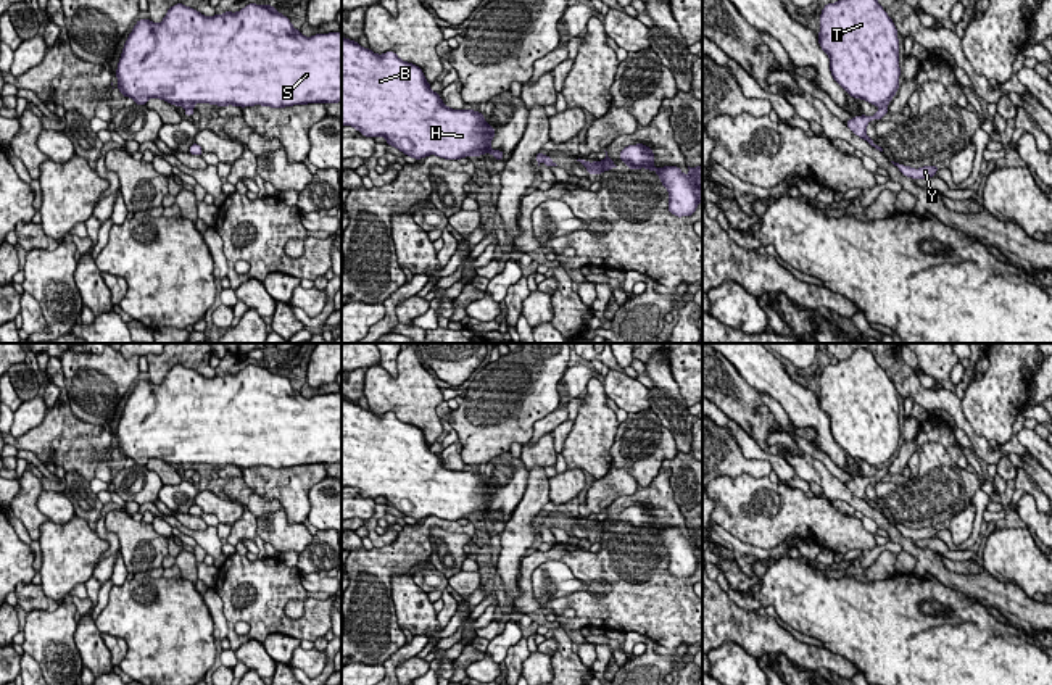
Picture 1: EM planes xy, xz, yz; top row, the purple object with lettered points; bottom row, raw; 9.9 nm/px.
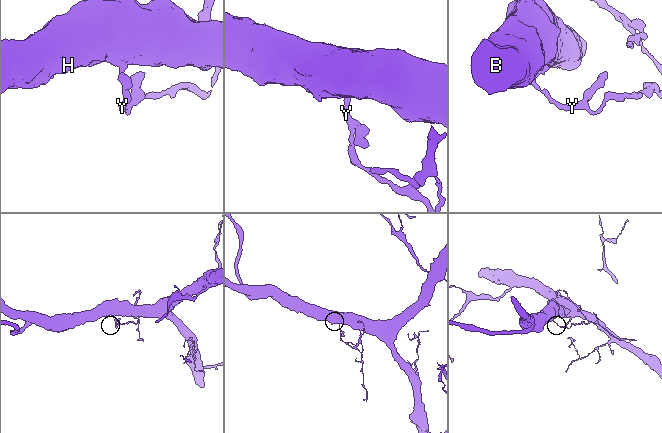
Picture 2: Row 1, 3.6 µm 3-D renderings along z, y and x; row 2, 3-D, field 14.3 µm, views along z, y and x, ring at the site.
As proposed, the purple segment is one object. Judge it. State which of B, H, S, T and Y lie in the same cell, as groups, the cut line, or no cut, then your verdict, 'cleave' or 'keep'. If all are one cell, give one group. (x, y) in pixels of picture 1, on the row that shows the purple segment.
groups B H S T / Y; cut yz (886, 103), (880, 107); cleave

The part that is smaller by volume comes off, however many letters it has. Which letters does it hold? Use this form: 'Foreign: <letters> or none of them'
Foreign: Y

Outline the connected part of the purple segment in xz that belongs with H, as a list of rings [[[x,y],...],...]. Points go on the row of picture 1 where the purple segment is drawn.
[[[342,37],[342,126],[353,126],[366,137],[383,135],[404,155],[420,160],[437,155],[445,160],[491,153],[503,160],[501,150],[491,150],[495,129],[474,110],[451,110],[430,90],[424,73],[395,52],[377,55],[358,42]]]

